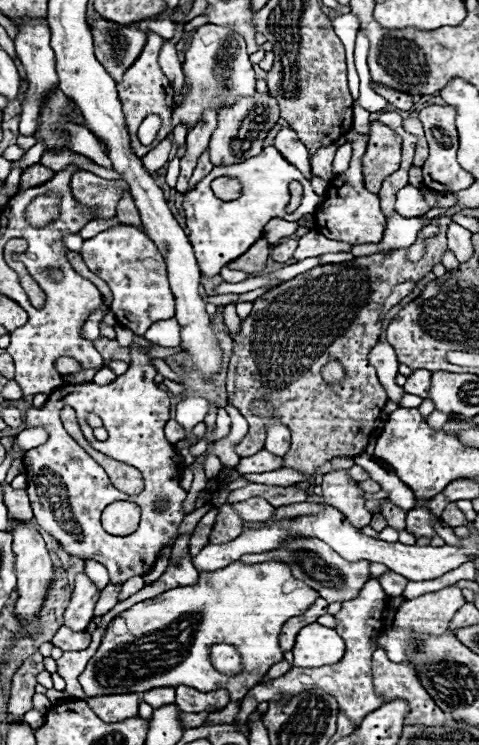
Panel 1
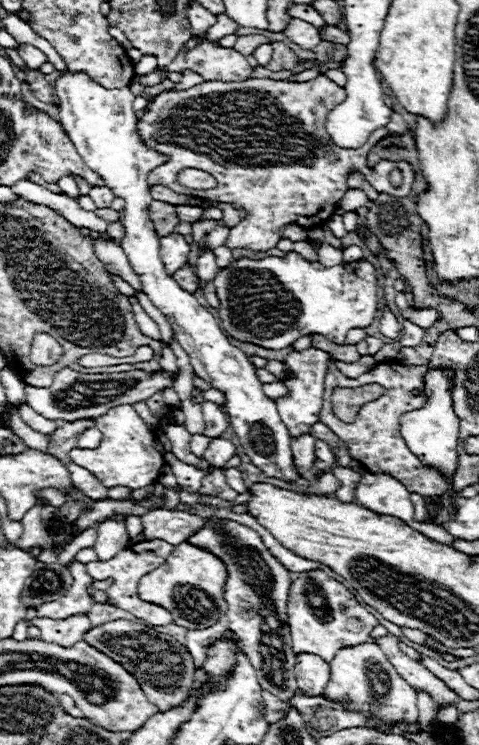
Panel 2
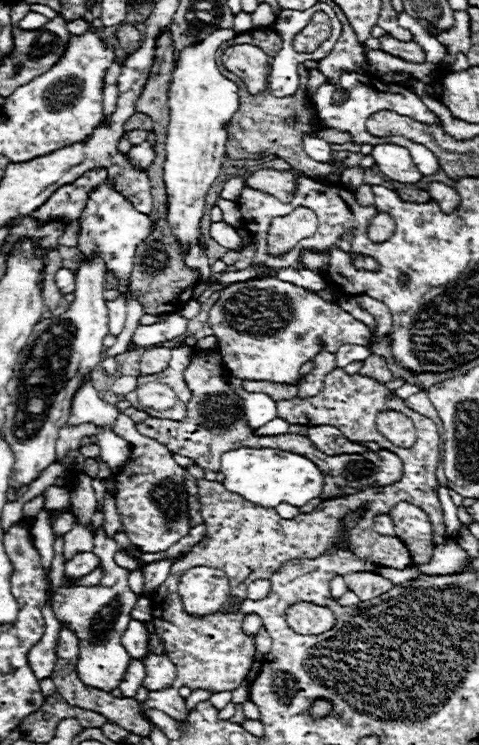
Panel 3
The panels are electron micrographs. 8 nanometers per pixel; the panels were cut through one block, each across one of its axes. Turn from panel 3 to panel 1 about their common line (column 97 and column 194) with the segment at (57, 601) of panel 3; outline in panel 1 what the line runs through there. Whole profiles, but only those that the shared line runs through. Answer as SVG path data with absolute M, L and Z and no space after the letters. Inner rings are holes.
M213 507L205 516L202 517L194 529L189 546L191 556L198 554L198 552L200 552L200 550L208 544L208 537L217 514L218 507ZM232 562L232 566L226 566L224 570L216 570L216 572L200 572L200 580L198 584L194 586L180 586L180 588L172 588L172 590L166 590L162 594L158 594L156 598L150 598L150 600L144 600L144 602L138 602L134 604L132 608L124 610L122 614L118 614L106 628L106 634L102 638L102 644L98 648L98 652L94 654L94 658L88 662L86 666L86 672L80 674L80 684L84 688L84 694L86 696L100 696L100 694L126 694L126 692L144 692L144 690L152 690L156 686L190 686L190 688L196 688L200 692L212 692L216 690L218 686L224 686L228 692L230 692L230 698L232 700L242 700L246 696L246 692L258 684L258 680L268 672L268 668L276 662L280 662L284 658L284 652L280 650L280 644L278 644L278 636L280 636L280 630L282 630L282 624L292 618L292 616L300 616L304 614L304 610L308 610L308 606L316 600L316 590L312 590L310 586L306 586L304 582L296 580L290 572L290 566L286 566L284 562L264 562L264 564L244 564L244 562ZM218 642L226 642L226 644L232 644L238 648L238 652L242 654L244 658L244 674L238 674L236 678L234 676L222 676L218 674L212 664L210 664L210 646L212 644L218 644Z

